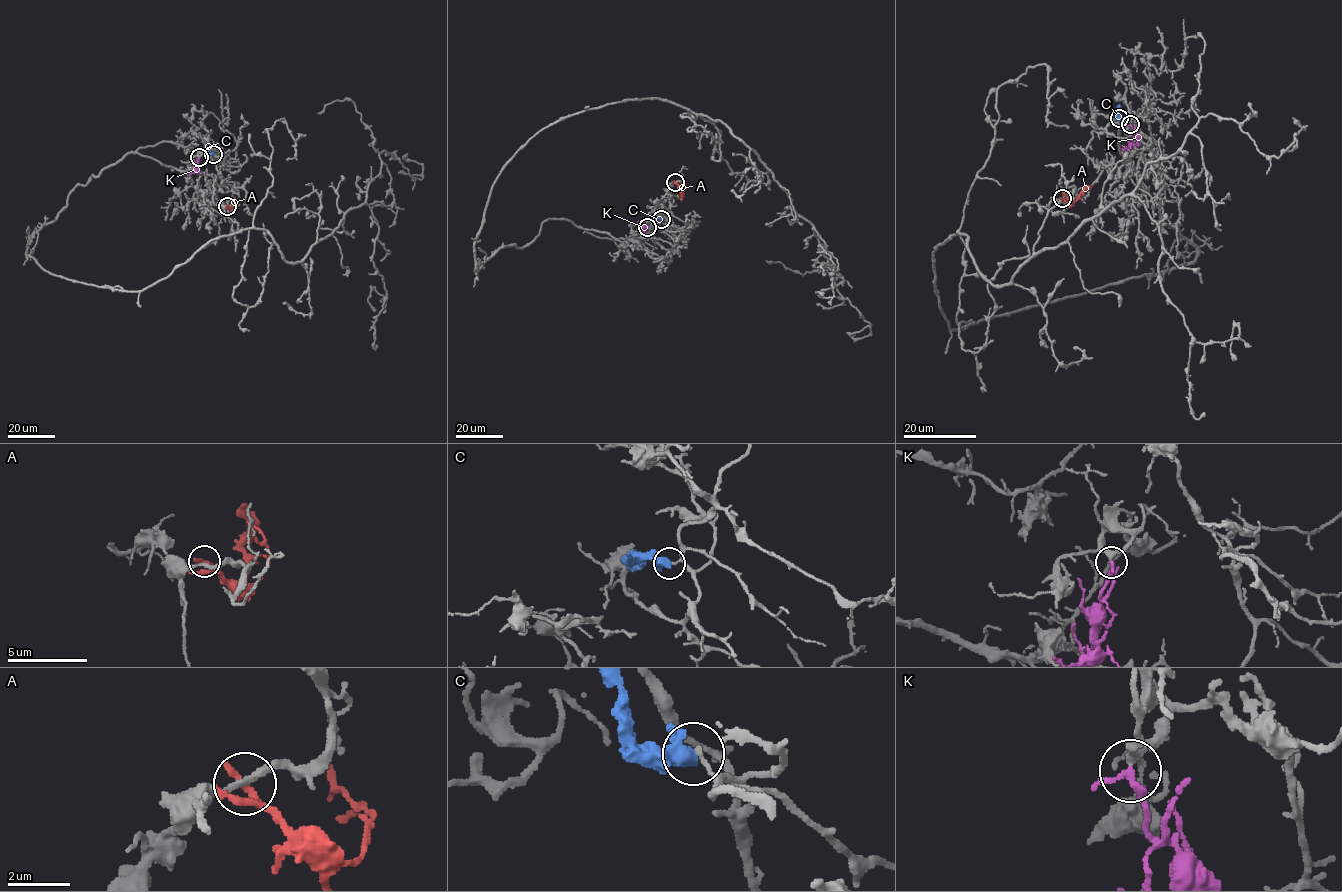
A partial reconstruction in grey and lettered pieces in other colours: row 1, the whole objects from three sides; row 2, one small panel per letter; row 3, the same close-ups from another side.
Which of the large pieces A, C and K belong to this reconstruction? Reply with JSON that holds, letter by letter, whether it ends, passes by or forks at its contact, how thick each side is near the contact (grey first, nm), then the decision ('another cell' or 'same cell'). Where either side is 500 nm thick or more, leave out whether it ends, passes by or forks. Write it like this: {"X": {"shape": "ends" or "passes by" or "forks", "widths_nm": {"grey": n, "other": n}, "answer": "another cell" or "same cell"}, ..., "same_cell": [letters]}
{"A": {"shape": "passes by", "widths_nm": {"grey": 200, "other": 190}, "answer": "another cell"}, "C": {"shape": "passes by", "widths_nm": {"grey": 110, "other": 400}, "answer": "another cell"}, "K": {"shape": "passes by", "widths_nm": {"grey": 240, "other": 200}, "answer": "same cell"}, "same_cell": ["K"]}

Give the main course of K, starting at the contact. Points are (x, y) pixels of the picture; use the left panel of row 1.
K: (199, 157), (196, 170), (190, 173)

